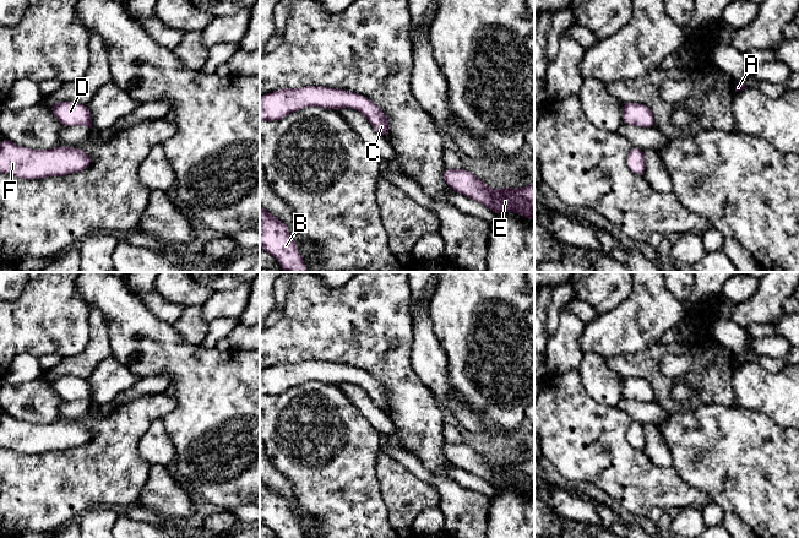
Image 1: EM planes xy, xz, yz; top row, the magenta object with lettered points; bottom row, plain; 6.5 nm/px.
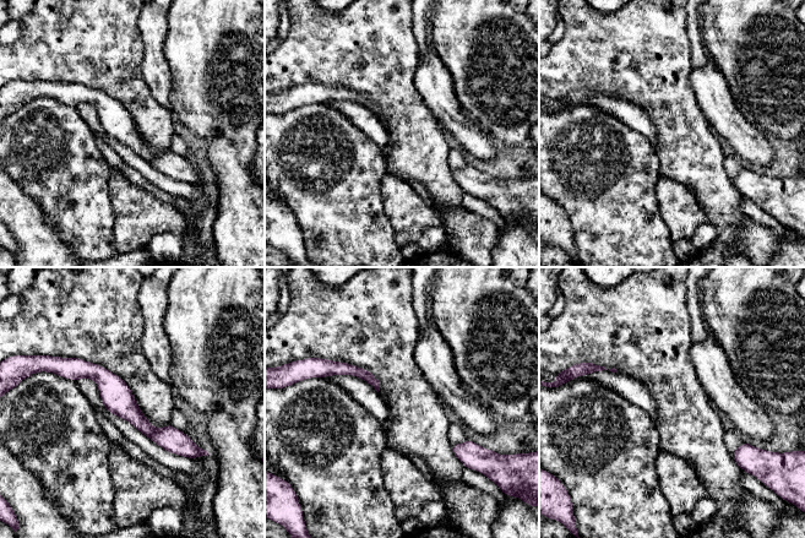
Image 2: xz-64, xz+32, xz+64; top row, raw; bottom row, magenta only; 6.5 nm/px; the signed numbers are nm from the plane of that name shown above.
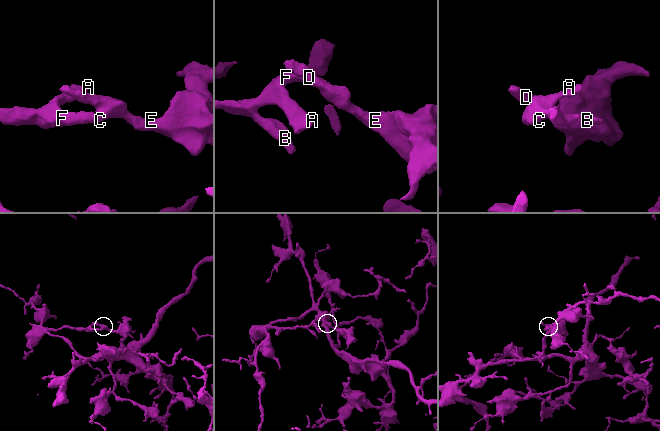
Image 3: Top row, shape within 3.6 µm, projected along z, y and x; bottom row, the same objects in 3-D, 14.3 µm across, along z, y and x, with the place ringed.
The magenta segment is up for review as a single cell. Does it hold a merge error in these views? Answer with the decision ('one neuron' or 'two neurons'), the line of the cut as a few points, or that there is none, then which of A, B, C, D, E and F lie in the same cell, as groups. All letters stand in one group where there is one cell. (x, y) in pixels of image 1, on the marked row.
one neuron; no cut; A B C D E F

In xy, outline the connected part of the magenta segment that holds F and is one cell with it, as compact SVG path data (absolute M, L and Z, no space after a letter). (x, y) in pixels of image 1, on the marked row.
M7 138L0 143L0 173L21 179L34 180L83 172L92 161L91 156L76 147L32 150Z

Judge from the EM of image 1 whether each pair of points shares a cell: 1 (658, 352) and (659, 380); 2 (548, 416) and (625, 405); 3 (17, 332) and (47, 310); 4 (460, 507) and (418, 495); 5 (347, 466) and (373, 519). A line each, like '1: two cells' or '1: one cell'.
1: one cell
2: two cells
3: one cell
4: two cells
5: one cell

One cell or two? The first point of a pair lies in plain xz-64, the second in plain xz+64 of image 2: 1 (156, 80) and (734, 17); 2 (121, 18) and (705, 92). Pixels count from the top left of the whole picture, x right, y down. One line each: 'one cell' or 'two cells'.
1: two cells
2: two cells

